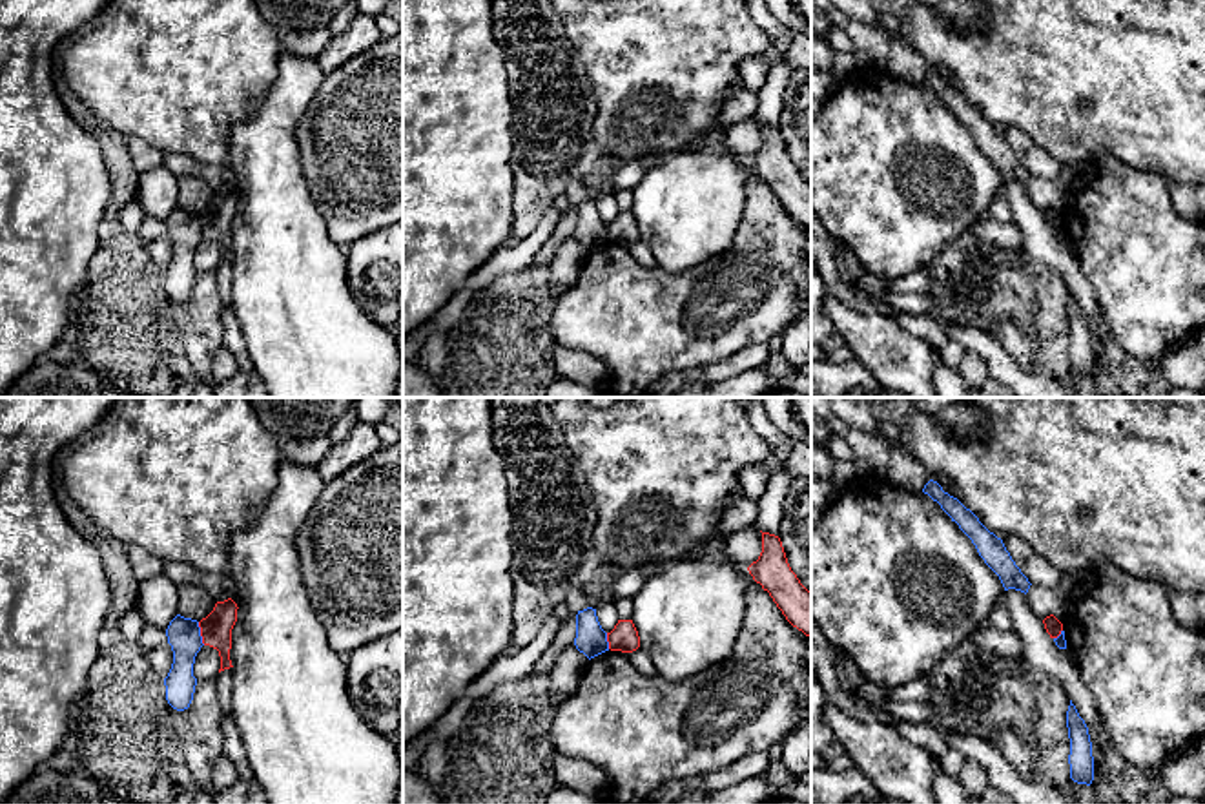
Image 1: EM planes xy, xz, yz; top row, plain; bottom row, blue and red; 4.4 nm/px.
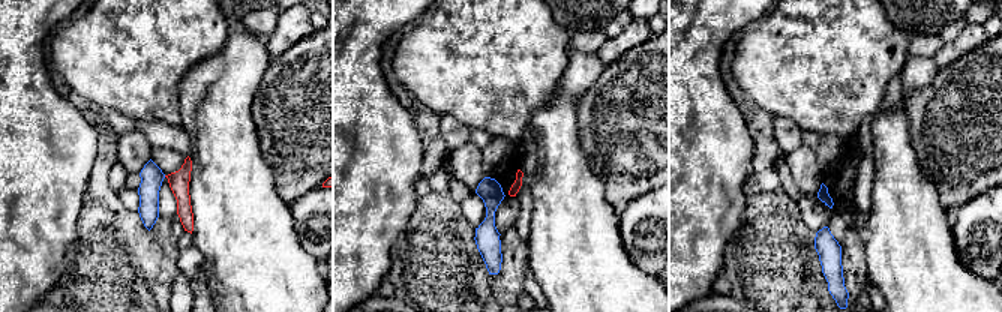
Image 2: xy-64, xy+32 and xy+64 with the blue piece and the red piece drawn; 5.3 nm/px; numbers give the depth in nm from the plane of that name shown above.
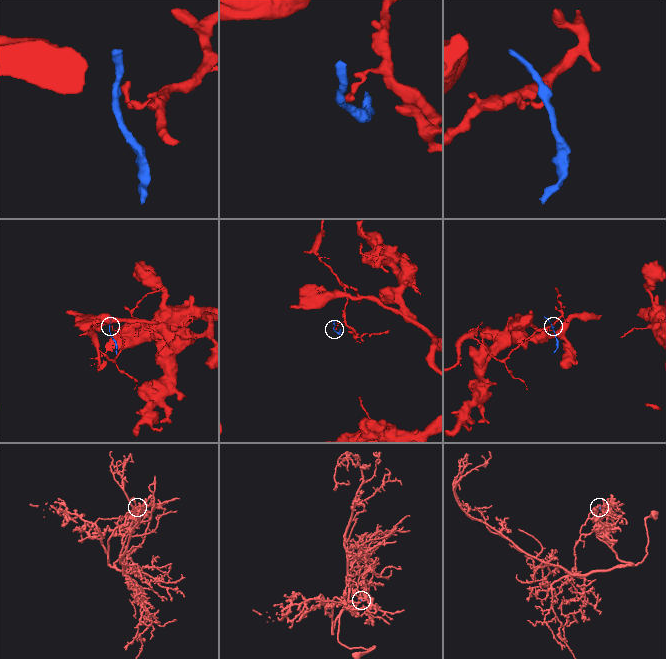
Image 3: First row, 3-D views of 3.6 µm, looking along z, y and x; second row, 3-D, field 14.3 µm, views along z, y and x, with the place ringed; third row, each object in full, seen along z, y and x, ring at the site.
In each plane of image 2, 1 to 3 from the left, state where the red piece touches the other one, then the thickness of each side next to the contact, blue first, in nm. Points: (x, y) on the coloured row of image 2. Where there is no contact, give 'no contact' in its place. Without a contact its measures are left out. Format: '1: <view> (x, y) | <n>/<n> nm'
1: no contact
2: no contact
3: no contact

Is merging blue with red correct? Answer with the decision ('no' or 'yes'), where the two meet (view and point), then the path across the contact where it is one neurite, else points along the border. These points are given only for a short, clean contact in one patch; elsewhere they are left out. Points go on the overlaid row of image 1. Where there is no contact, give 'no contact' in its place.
no; contact xy (199, 633); border xy (197, 622), (205, 644)

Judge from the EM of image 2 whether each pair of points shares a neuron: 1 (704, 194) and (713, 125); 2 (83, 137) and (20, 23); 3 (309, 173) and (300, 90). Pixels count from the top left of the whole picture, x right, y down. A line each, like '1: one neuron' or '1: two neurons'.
1: one neuron
2: one neuron
3: one neuron

